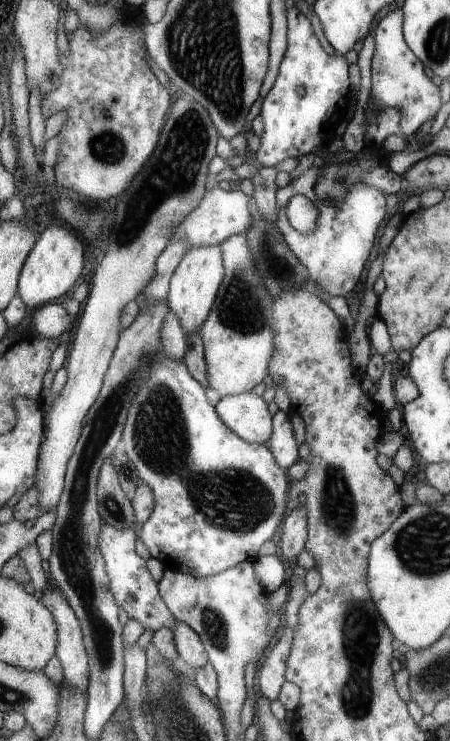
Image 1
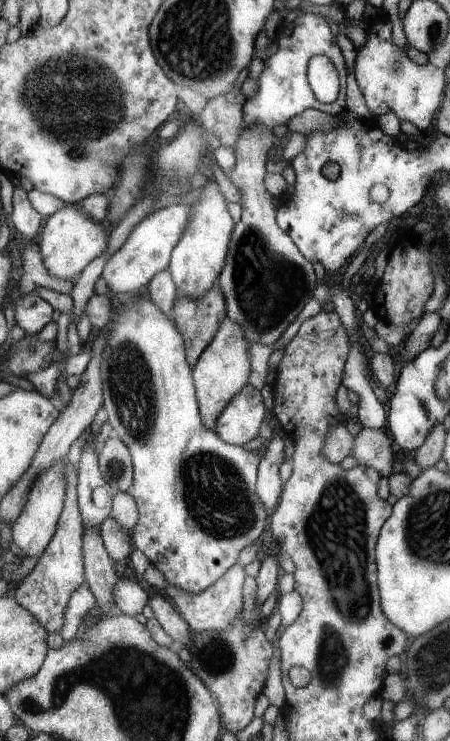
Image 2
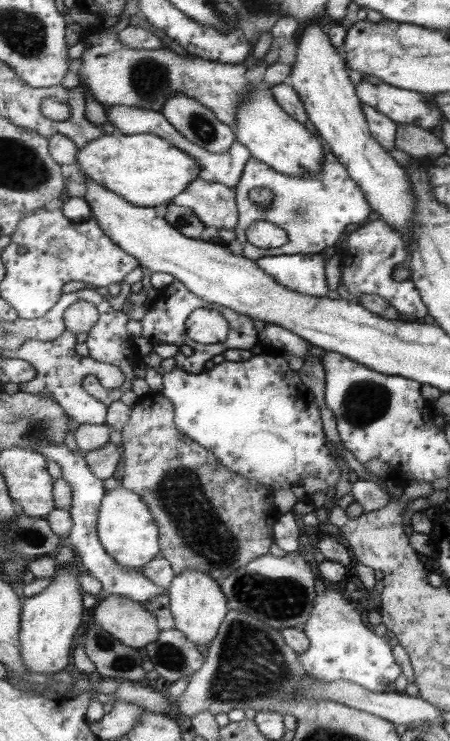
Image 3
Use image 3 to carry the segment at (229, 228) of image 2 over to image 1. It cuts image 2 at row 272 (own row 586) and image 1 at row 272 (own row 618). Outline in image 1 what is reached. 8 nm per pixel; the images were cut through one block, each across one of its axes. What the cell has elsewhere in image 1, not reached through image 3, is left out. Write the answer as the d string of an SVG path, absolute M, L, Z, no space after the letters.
M221 246L193 248L179 264L171 280L169 306L171 306L171 312L177 314L183 328L189 332L189 336L199 334L203 326L209 322L209 316L213 314L213 304L217 302L223 282L225 282L225 256Z

